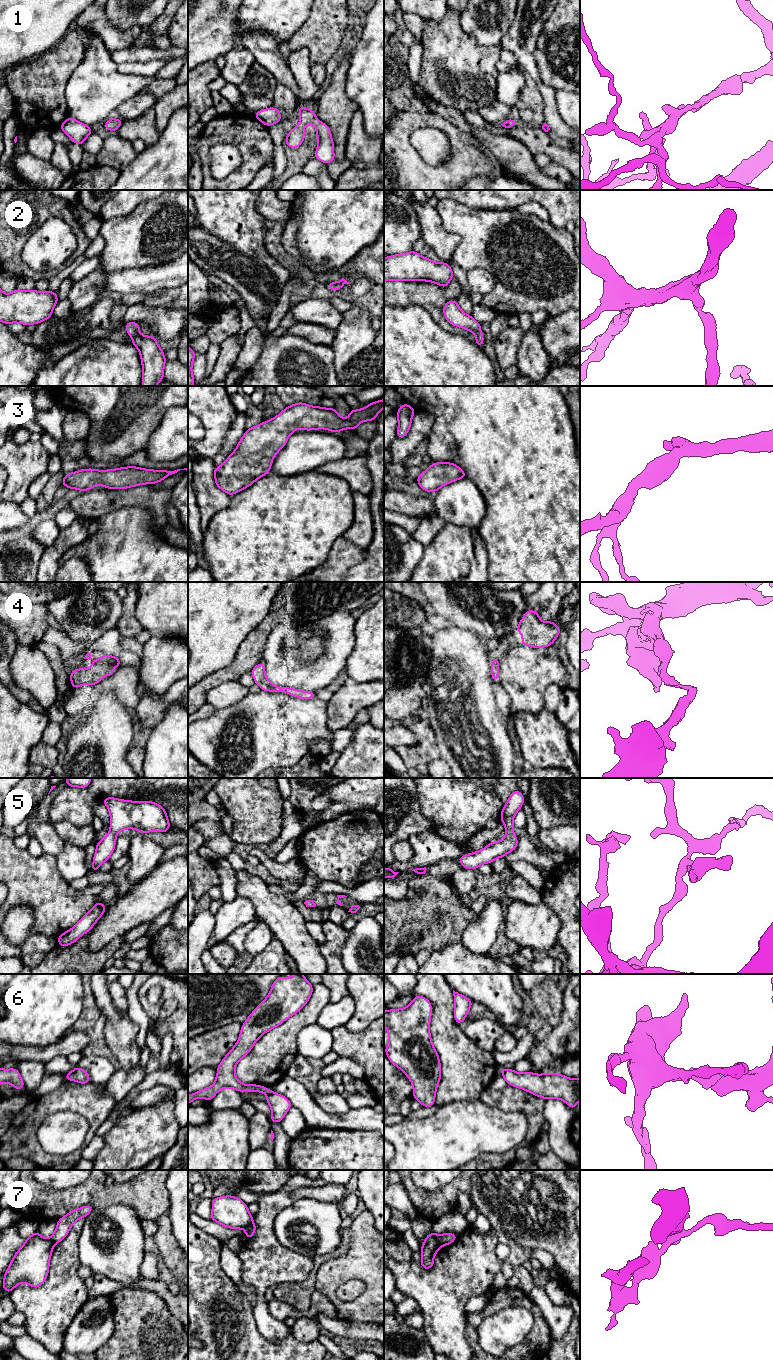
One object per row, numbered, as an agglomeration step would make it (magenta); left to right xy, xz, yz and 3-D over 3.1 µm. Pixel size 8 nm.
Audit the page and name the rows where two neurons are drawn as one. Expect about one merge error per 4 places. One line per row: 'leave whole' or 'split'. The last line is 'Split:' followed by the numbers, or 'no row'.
1: leave whole
2: leave whole
3: leave whole
4: leave whole
5: leave whole
6: split
7: split
Split: 6, 7

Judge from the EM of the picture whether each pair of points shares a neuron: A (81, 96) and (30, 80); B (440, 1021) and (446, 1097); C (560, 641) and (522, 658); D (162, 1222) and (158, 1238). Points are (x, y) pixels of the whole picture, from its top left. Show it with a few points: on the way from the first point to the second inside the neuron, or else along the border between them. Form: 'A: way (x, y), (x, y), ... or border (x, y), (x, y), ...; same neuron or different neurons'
A: border (75, 69), (66, 85), (65, 103), (67, 114); different neurons
B: way (449, 1040), (450, 1078); same neuron
C: border (552, 645), (556, 648), (559, 659), (564, 666); different neurons
D: way (162, 1226), (162, 1234); same neuron

